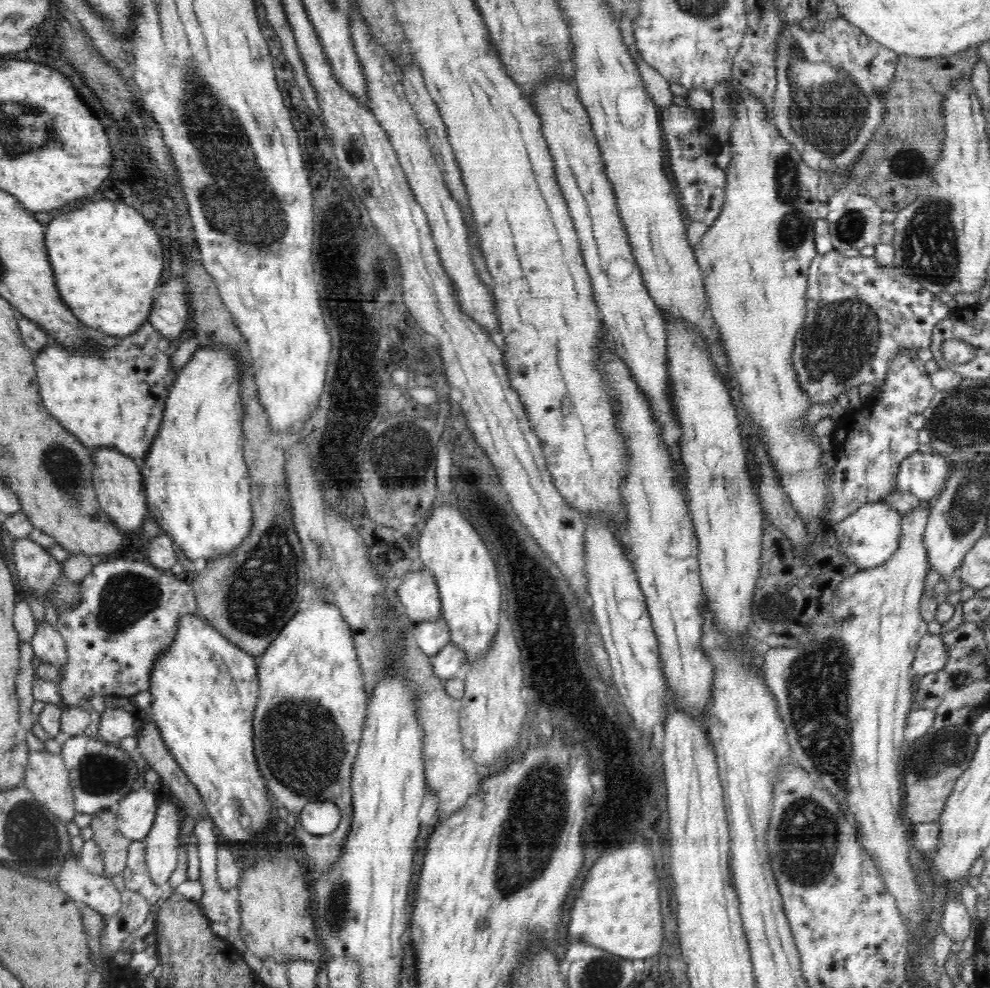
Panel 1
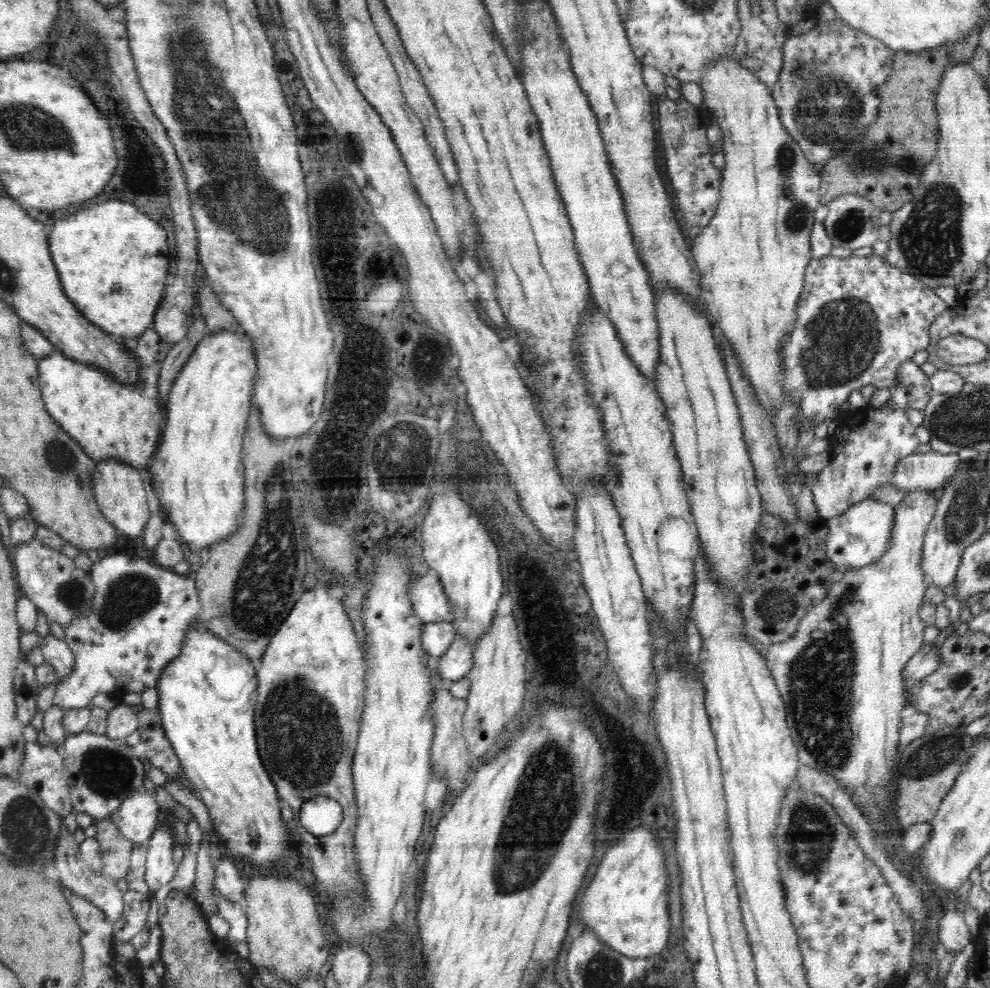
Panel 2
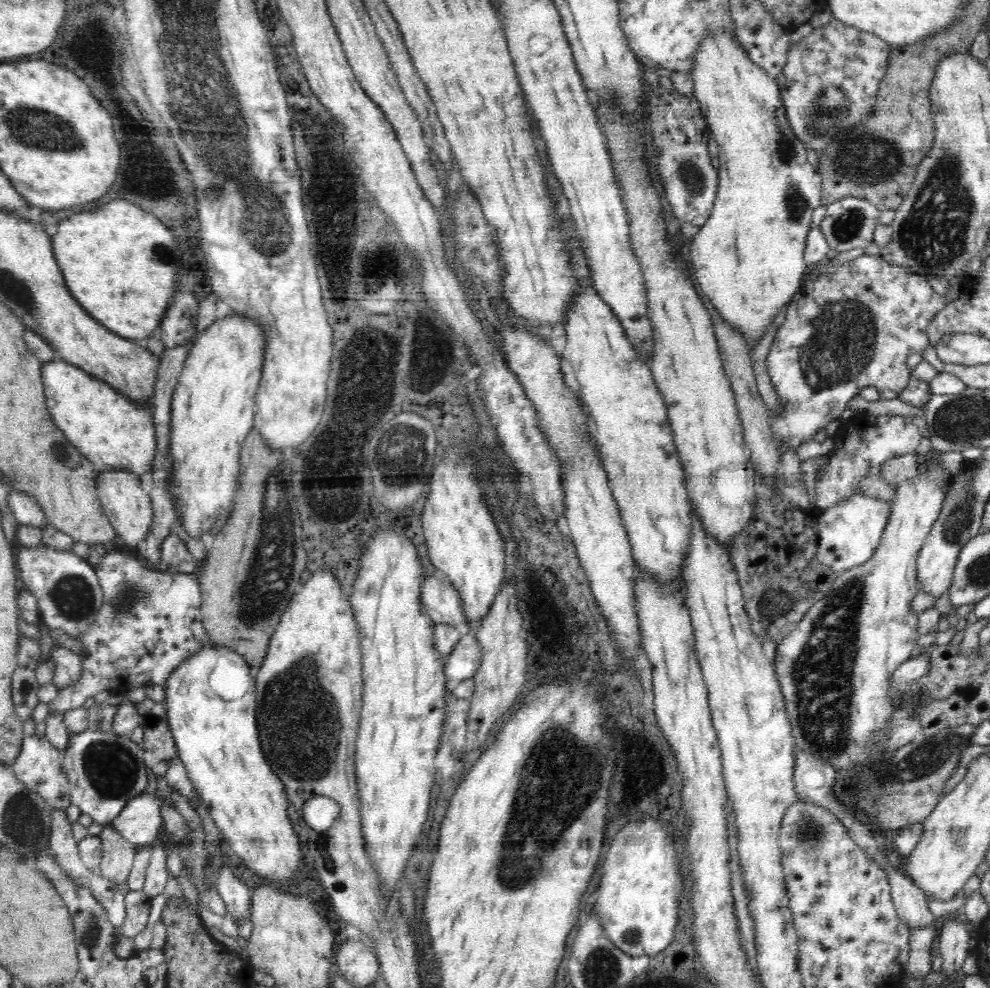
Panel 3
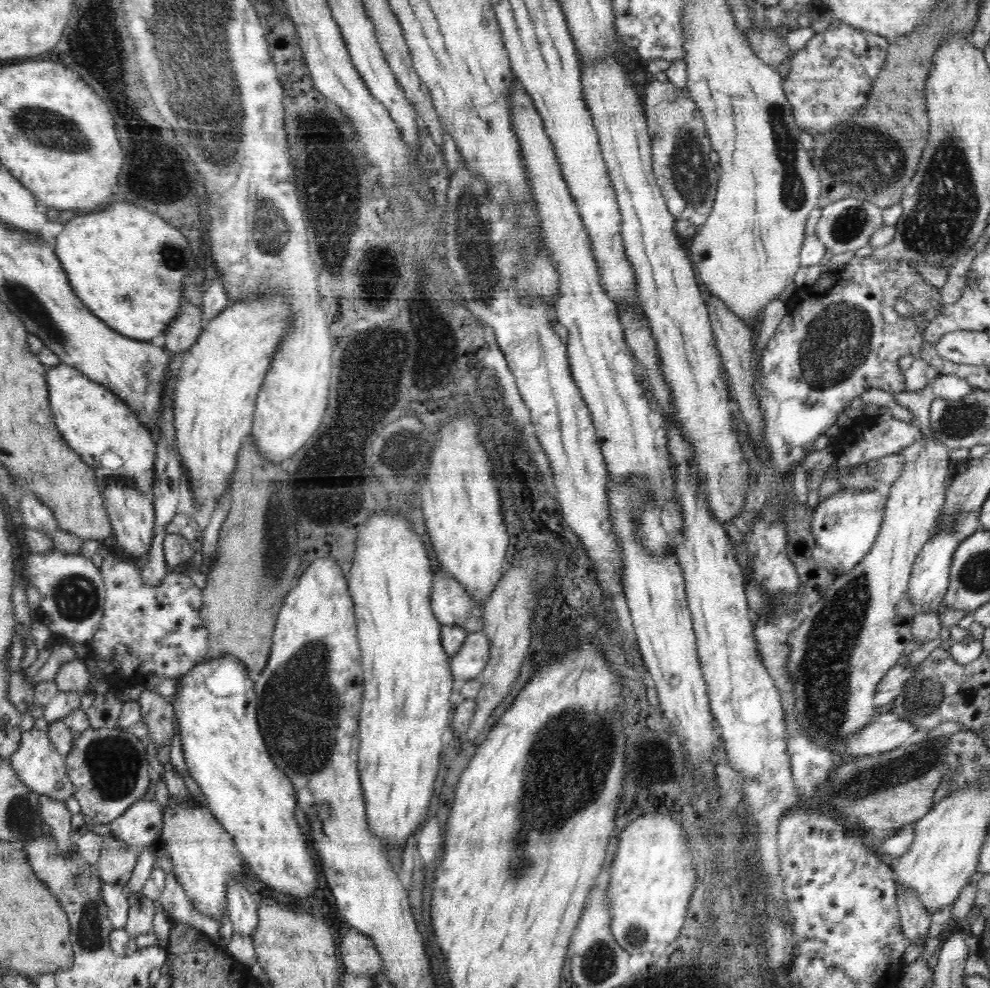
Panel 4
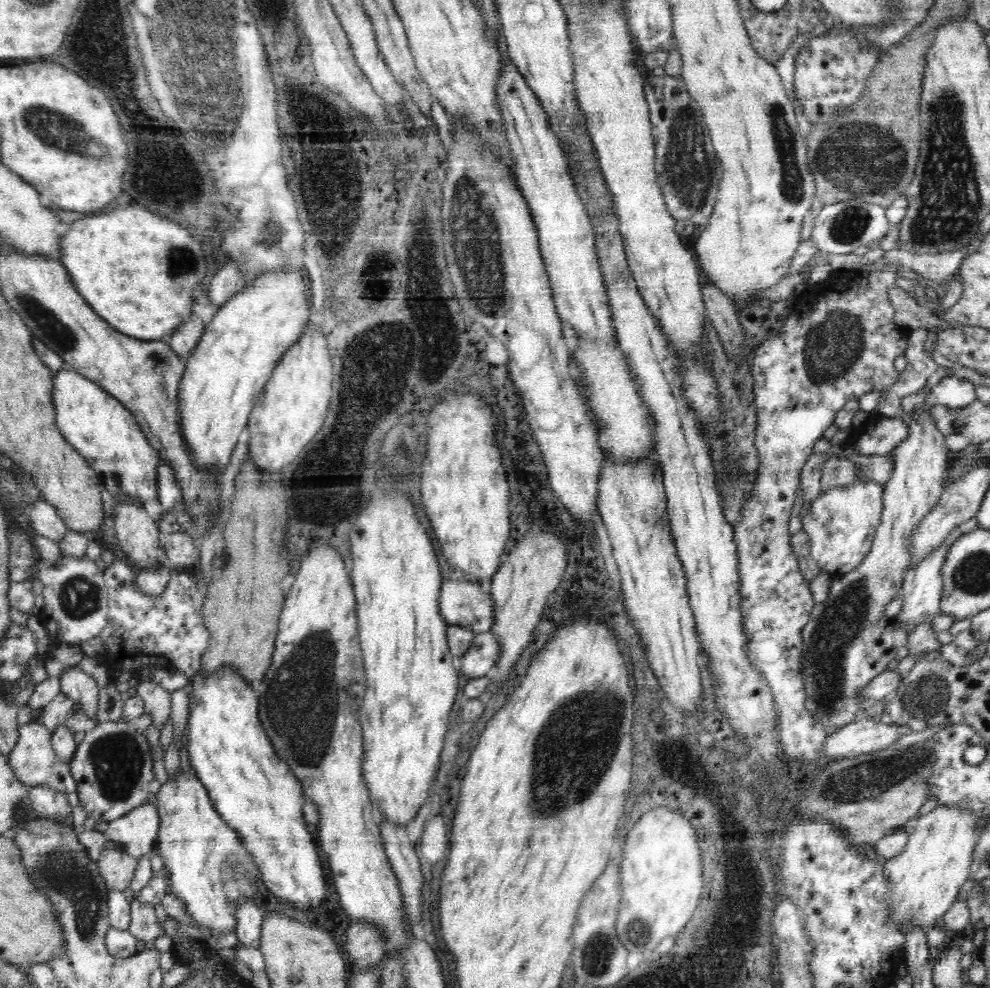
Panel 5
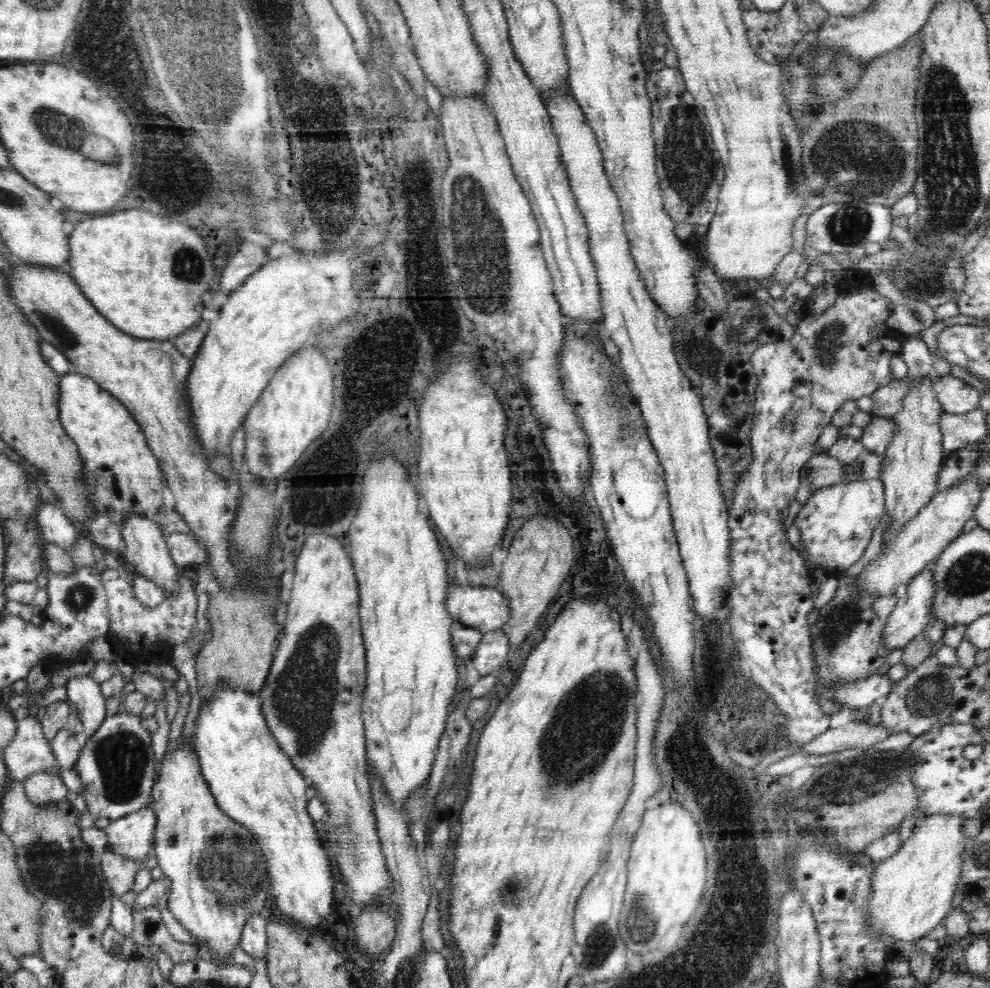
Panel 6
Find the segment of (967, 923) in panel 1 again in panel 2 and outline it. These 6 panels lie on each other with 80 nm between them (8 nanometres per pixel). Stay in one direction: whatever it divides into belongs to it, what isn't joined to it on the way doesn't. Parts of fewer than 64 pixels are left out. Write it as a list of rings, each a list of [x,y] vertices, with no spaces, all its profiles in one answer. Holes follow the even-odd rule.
[[[950,902],[939,920],[939,942],[947,952],[953,952],[955,956],[971,941],[970,930],[964,922],[964,913],[955,909],[954,903]]]

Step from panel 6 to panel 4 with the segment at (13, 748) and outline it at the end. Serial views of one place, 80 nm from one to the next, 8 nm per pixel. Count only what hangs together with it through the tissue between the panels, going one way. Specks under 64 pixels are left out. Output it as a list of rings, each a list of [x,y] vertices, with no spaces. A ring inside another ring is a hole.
[[[38,729],[23,731],[18,750],[9,758],[18,778],[34,792],[62,802],[73,796],[74,786],[68,779],[66,757],[56,750],[47,732]]]

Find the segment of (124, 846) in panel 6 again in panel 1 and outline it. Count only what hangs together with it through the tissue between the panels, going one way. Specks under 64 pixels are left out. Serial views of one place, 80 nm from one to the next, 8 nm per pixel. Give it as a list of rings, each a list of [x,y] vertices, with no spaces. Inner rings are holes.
[[[149,786],[126,794],[113,809],[118,830],[130,840],[142,841],[156,818],[158,800],[156,789]]]

